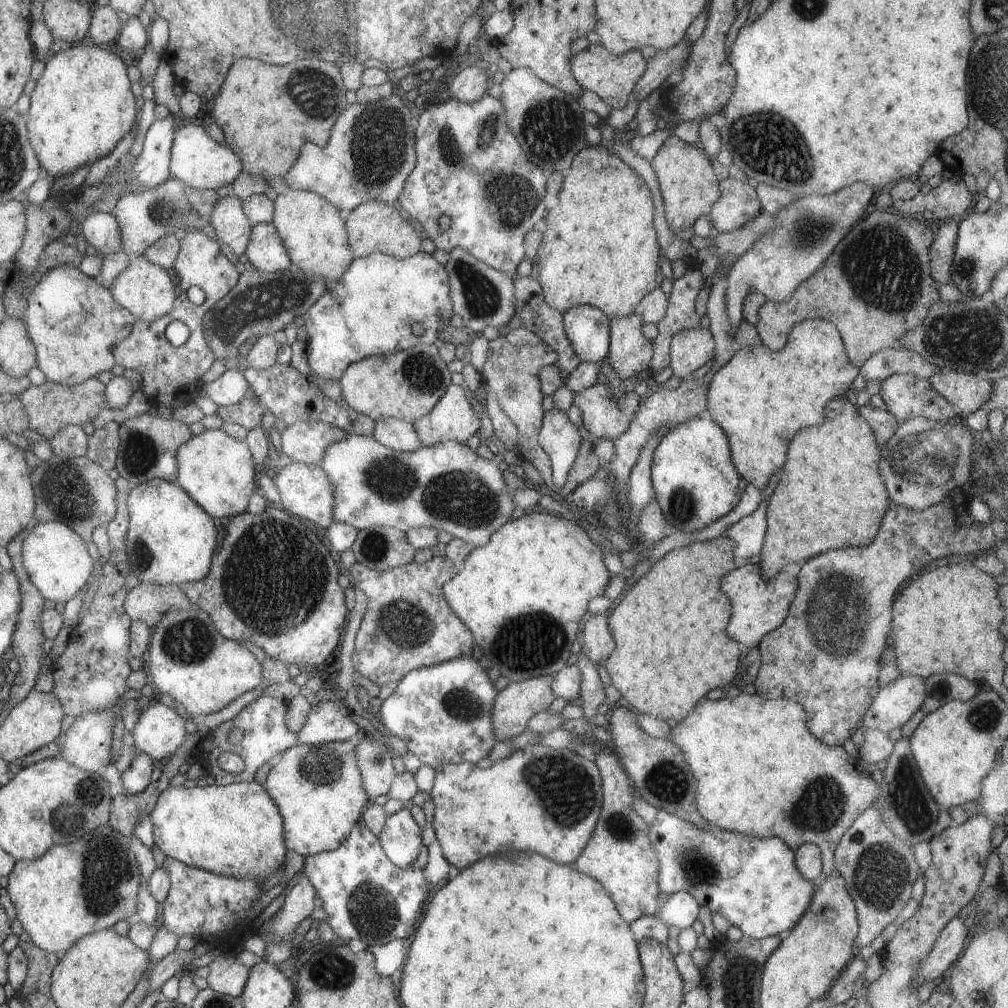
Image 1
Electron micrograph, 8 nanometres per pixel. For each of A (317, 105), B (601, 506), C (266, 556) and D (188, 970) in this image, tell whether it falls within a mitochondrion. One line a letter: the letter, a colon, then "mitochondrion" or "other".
A: mitochondrion
B: mitochondrion
C: mitochondrion
D: other

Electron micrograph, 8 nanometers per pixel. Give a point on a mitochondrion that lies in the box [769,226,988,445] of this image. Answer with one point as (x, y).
(966, 267)

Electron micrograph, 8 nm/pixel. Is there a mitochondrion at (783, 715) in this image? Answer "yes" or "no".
no

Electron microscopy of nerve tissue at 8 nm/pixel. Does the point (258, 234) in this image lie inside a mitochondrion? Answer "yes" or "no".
no

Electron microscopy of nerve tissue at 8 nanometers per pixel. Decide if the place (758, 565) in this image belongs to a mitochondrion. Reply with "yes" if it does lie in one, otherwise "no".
no

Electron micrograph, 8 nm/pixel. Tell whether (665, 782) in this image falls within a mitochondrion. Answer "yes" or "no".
yes

